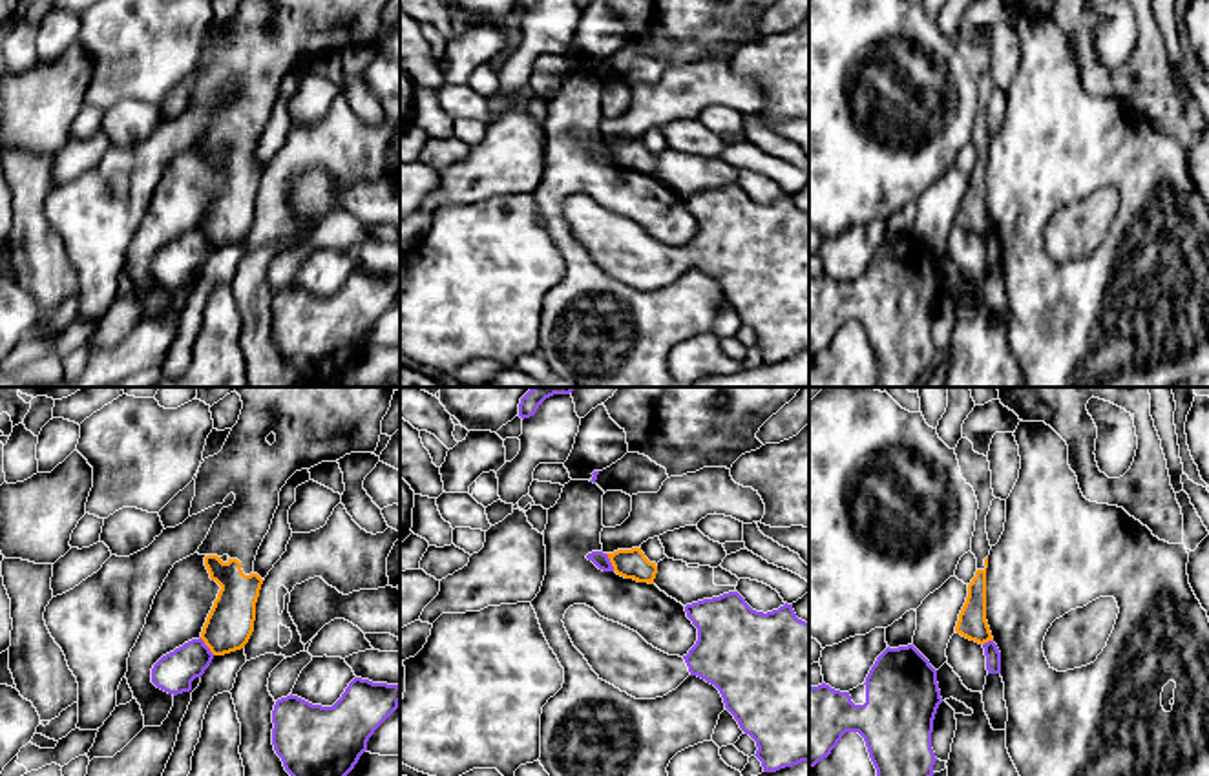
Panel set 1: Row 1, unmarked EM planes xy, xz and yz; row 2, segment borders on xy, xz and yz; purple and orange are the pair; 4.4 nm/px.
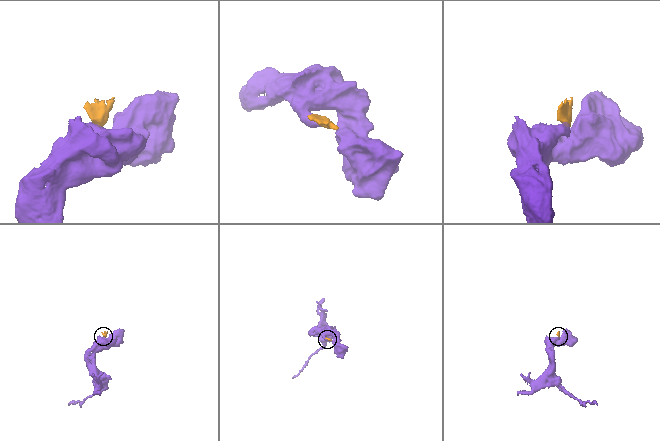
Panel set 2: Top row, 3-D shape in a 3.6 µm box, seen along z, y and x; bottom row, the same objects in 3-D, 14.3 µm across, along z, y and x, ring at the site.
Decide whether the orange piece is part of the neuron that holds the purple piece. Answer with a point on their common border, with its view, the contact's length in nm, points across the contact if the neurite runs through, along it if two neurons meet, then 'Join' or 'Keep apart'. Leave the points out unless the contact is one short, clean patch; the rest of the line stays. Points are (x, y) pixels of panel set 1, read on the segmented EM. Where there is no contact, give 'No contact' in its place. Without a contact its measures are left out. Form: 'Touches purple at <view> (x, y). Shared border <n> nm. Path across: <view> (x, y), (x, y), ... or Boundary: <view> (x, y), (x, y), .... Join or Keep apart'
Touches purple at xy (207, 647). Shared border 100 nm. Boundary: xy (199, 638), (214, 654). Keep apart

